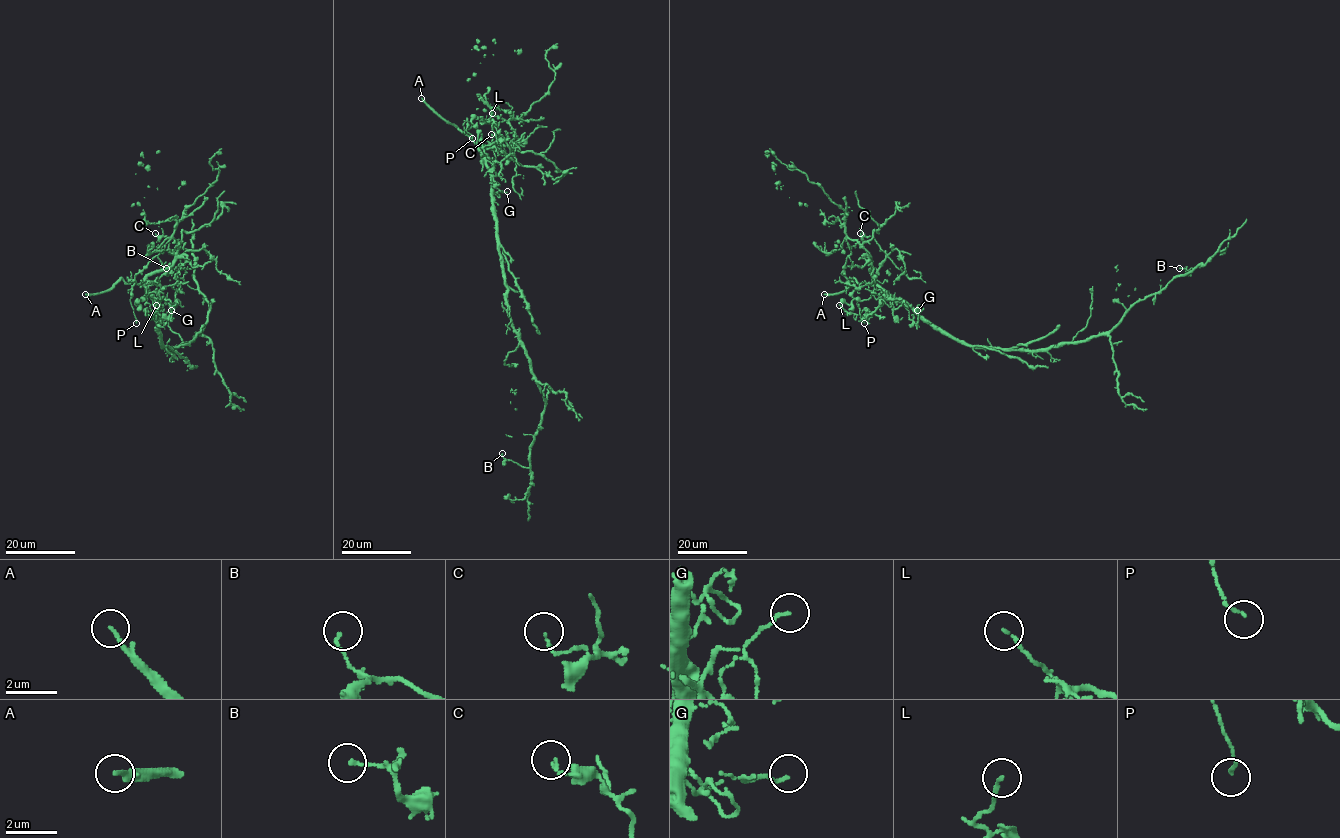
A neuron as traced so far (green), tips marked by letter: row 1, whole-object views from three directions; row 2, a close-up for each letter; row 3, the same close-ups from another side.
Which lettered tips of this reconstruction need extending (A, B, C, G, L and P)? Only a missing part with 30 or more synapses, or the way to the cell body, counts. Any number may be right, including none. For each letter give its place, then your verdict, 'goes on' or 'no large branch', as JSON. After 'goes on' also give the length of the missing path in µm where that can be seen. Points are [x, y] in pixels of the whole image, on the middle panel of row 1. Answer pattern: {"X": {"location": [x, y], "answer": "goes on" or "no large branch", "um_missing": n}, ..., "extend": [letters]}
{"A": {"location": [421, 98], "answer": "goes on", "um_missing": 60}, "B": {"location": [502, 453], "answer": "no large branch"}, "C": {"location": [491, 134], "answer": "no large branch"}, "G": {"location": [507, 191], "answer": "no large branch"}, "L": {"location": [492, 113], "answer": "no large branch"}, "P": {"location": [472, 138], "answer": "no large branch"}, "extend": ["A"]}

